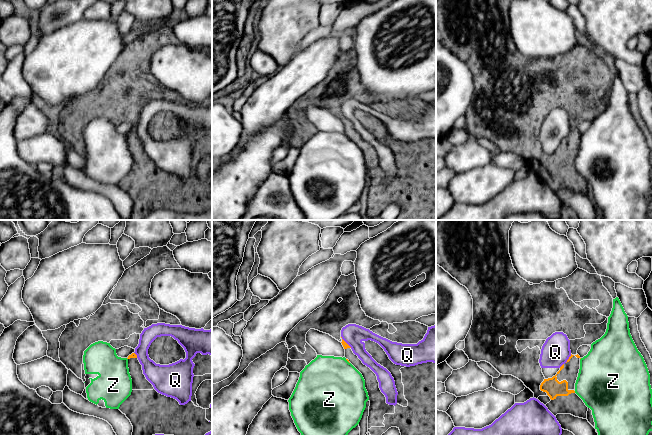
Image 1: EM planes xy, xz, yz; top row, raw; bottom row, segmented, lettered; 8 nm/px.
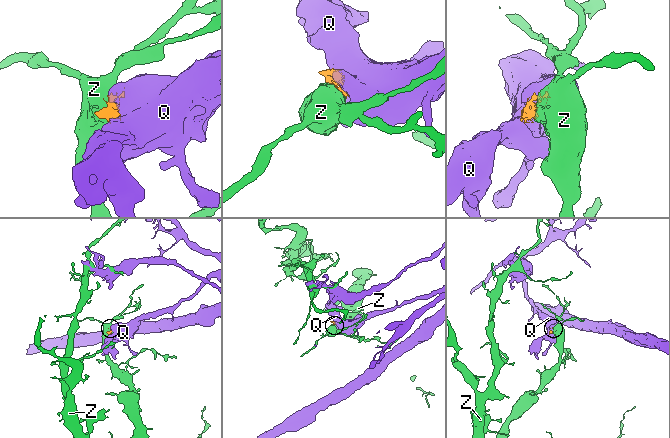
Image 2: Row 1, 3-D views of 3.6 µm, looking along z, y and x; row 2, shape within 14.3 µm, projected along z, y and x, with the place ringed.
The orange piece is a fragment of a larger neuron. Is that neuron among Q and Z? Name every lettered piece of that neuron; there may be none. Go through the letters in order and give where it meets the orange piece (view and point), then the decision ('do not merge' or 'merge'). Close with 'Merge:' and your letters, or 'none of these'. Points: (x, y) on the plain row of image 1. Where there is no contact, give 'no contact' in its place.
Q: meets orange in yz at (562, 141); do not merge
Z: meets orange in xz at (347, 136); do not merge
Merge: none of these

